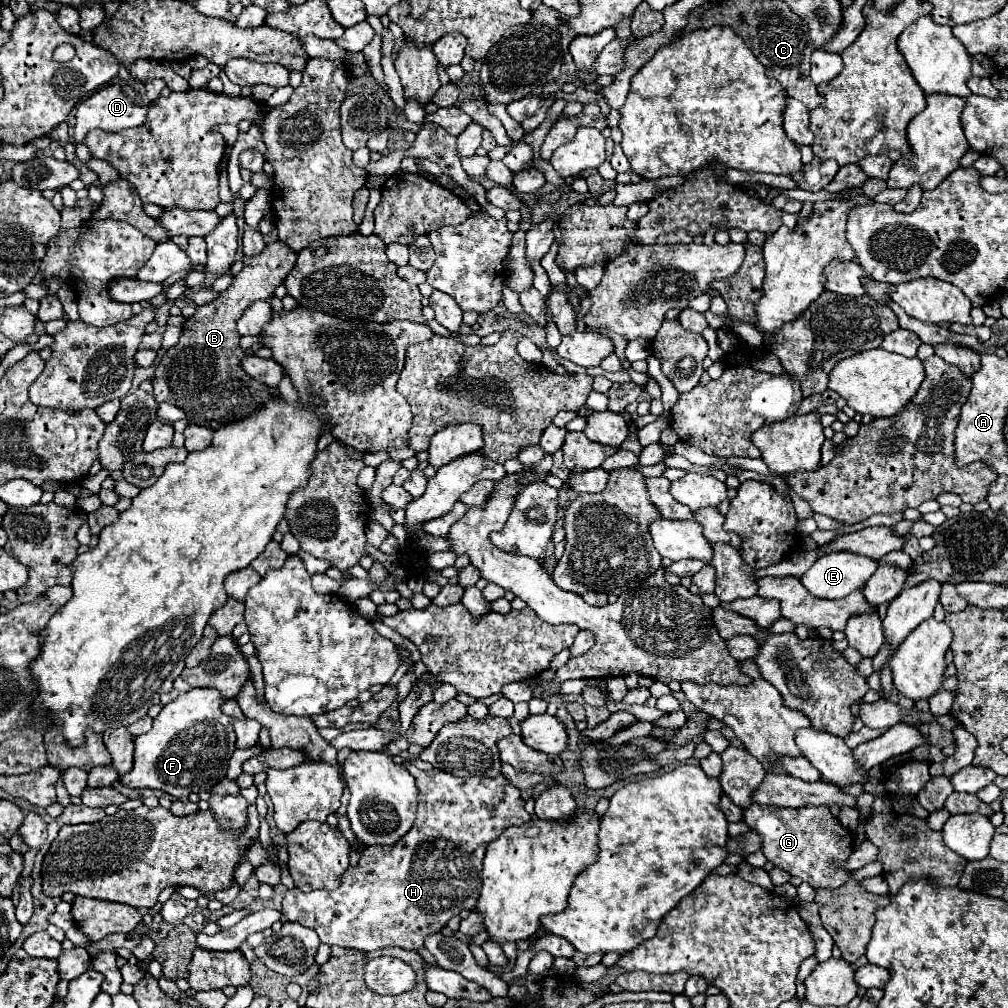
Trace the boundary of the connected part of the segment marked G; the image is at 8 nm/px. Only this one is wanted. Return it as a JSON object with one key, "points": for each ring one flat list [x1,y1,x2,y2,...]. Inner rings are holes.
{"points":[[752,805,744,809,744,823,756,829,764,841,762,853,776,867,800,877,814,889,828,887,836,889,850,879,850,873,842,867,854,849,854,837,844,829,828,807,772,807,772,805]]}

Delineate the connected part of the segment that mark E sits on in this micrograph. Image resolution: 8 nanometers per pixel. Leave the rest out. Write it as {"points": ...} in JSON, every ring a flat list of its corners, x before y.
{"points":[[832,551,822,555,802,577,802,585,816,597,840,599,862,589,878,569,878,561,850,551]]}

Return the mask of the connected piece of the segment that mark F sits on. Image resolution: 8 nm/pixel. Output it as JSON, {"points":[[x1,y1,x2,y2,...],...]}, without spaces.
{"points":[[192,689,162,707,148,733,136,737,134,767,128,775,120,775,120,783,134,789,160,789,172,797,188,797,190,793,210,791,226,777,228,761,236,749,232,717,220,711,224,703,216,689]]}

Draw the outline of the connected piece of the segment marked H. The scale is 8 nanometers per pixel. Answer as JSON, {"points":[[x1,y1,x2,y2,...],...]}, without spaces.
{"points":[[408,765,408,771,414,775,418,787,418,813,408,835,404,835,404,839,392,847,364,847,360,863,356,867,348,867,336,891,318,889,304,893,290,889,282,901,282,915,288,921,314,929,320,941,326,945,352,947,360,951,376,951,398,945,402,949,420,951,426,935,438,933,446,921,458,915,462,909,476,907,482,887,482,859,486,845,510,825,524,825,530,821,520,791,502,773,496,777,460,779,446,775,440,769,420,771,414,765]]}

